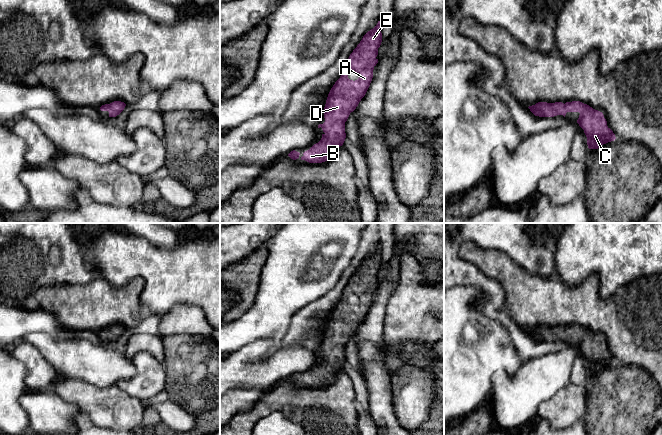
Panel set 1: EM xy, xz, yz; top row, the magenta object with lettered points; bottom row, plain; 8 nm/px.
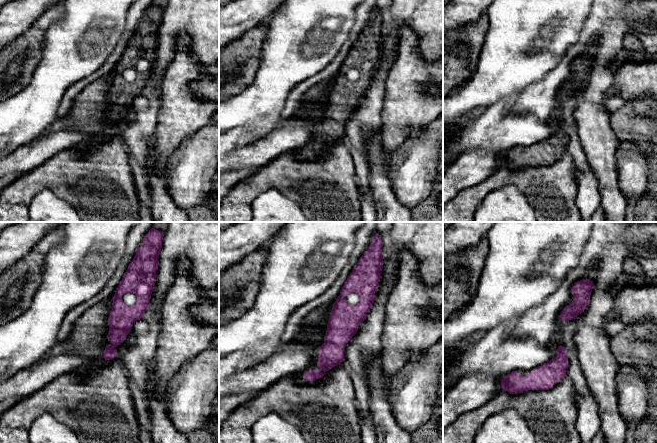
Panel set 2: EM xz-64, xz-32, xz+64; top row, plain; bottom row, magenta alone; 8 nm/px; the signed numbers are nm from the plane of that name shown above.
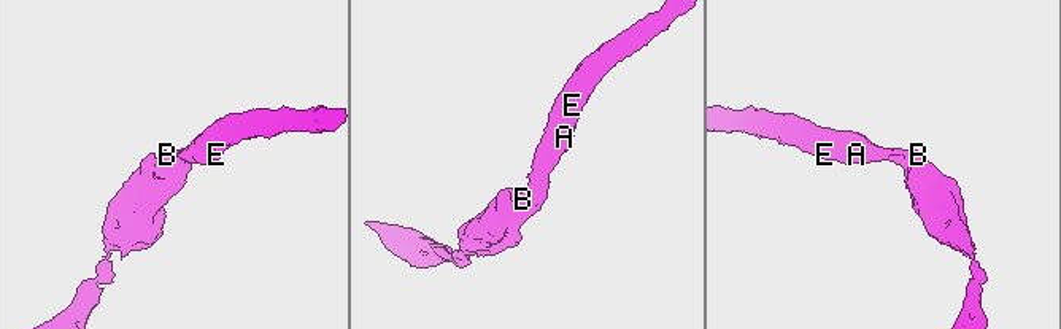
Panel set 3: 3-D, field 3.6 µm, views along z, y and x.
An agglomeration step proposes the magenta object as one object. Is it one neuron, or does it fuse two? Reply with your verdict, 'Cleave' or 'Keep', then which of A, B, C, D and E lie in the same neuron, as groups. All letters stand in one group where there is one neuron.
Keep. Groups: A B C D E

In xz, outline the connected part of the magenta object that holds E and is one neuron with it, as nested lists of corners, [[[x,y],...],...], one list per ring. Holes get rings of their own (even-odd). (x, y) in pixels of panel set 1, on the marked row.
[[[378,21],[377,25],[363,36],[345,62],[340,78],[328,94],[324,107],[325,122],[318,125],[324,132],[322,138],[303,153],[301,160],[309,163],[325,162],[343,145],[346,138],[345,122],[370,86],[374,67],[378,63],[376,57],[381,42],[381,21]],[[351,71],[359,74],[357,80],[348,78],[347,73]]]

